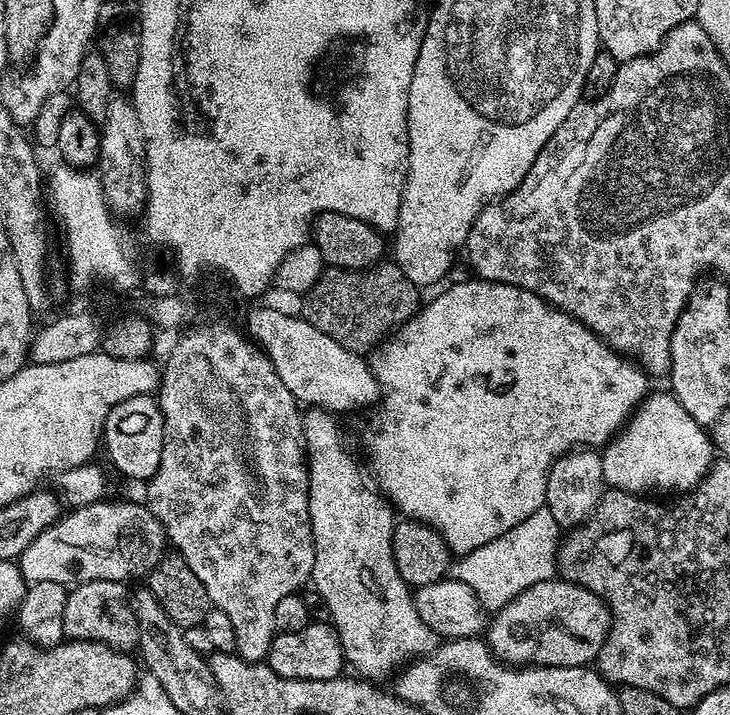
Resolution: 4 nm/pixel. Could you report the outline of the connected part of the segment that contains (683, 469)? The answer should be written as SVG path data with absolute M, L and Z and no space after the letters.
M664 390L664 392L653 391L651 394L644 397L644 401L636 407L636 411L628 417L623 428L608 441L607 444L603 445L602 448L602 474L604 475L604 483L608 488L617 488L623 492L634 492L637 494L652 494L657 488L660 492L680 492L676 494L687 494L692 489L697 488L700 485L700 479L706 475L708 469L712 467L714 463L714 449L709 436L706 431L705 425L694 422L694 418L690 418L690 414L686 414L686 410L682 410L682 406L677 402L675 396L672 395L671 391Z

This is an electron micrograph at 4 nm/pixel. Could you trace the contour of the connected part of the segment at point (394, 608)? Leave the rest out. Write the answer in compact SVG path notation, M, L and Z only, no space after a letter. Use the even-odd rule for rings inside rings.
M309 407L302 419L308 461L308 510L314 538L310 584L330 608L330 623L340 639L345 661L351 667L353 664L361 677L380 682L376 680L391 677L401 666L433 652L438 637L422 622L409 585L398 574L394 562L392 539L397 513L374 487L361 457L348 449L336 421L339 419L314 407Z

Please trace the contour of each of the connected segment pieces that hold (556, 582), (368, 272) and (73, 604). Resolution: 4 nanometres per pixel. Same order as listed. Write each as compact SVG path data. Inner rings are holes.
M559 578L538 582L538 586L522 590L518 598L514 598L493 616L496 617L493 620L491 617L486 628L489 652L505 664L534 668L583 668L591 665L602 650L602 642L606 642L608 627L612 625L608 605L598 598L598 594Z
M381 262L359 270L328 266L318 278L318 282L314 282L314 286L310 286L310 290L303 293L302 315L310 322L310 326L322 330L322 334L328 334L330 338L334 338L334 342L346 346L346 350L368 354L381 340L391 336L401 324L420 311L422 307L420 296L422 296L421 289L417 288L414 282L410 282L406 274L402 274L402 270L395 262Z
M91 580L85 584L76 584L66 598L66 614L64 615L64 635L69 640L93 640L107 648L117 648L120 652L128 652L138 645L138 618L134 614L134 606L127 583L119 580Z

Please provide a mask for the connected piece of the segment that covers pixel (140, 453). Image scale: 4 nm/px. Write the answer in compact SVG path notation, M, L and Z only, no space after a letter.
M155 395L131 396L110 410L104 419L102 448L108 451L108 460L124 476L147 482L158 470L164 441L164 415Z

